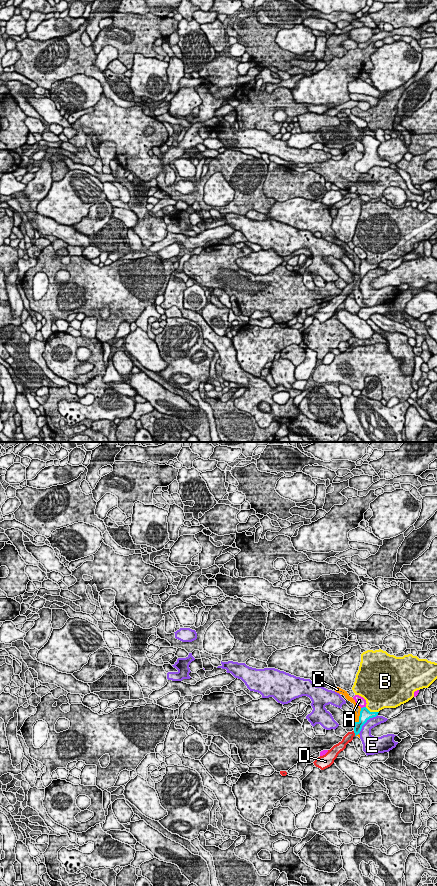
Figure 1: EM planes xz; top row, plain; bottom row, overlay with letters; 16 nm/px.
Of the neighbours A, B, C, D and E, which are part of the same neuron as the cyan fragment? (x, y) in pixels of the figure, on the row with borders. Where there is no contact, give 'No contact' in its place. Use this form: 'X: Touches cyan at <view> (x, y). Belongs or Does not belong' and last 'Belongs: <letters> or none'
A: Touches cyan at xz (363, 707). Does not belong
B: Touches cyan at xz (372, 712). Does not belong
C: Touches cyan at xz (359, 716). Does not belong
D: Touches cyan at xz (354, 732). Belongs
E: Touches cyan at xz (366, 721). Does not belong
Belongs: D

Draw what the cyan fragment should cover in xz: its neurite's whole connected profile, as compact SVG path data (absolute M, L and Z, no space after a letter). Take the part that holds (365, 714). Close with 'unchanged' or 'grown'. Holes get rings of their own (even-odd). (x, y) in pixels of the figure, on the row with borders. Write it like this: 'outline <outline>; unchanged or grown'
outline M366 707L361 708L359 721L354 723L354 730L348 732L342 739L341 742L334 745L328 752L318 757L313 763L316 767L324 770L330 767L338 754L346 748L346 745L353 740L353 737L358 735L362 729L362 726L373 717L376 717L379 712L370 712Z; grown

